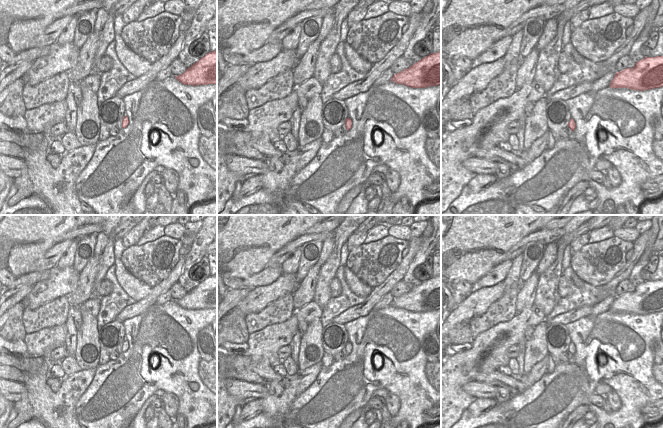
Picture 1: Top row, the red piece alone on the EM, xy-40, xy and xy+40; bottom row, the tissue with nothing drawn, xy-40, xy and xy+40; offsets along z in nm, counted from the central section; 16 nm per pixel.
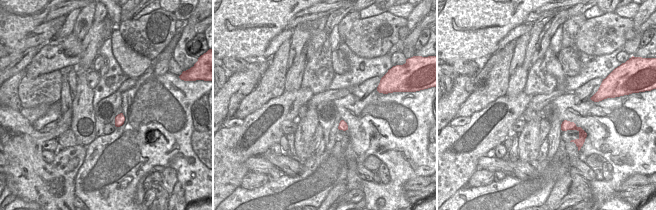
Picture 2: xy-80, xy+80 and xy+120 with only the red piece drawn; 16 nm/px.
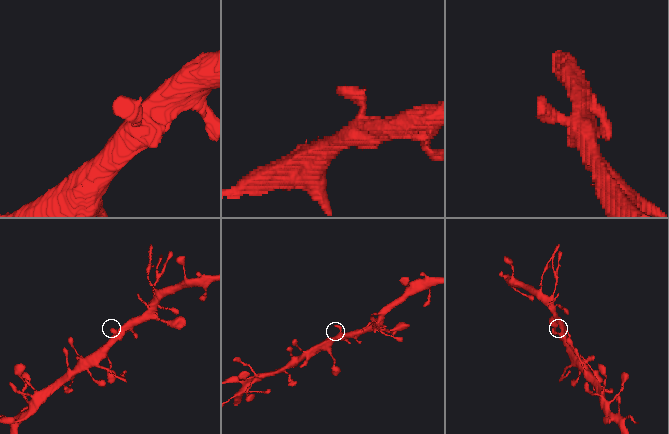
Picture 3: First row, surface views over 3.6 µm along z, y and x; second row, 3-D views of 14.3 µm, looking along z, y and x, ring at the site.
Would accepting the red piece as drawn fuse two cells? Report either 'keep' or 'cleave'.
keep

